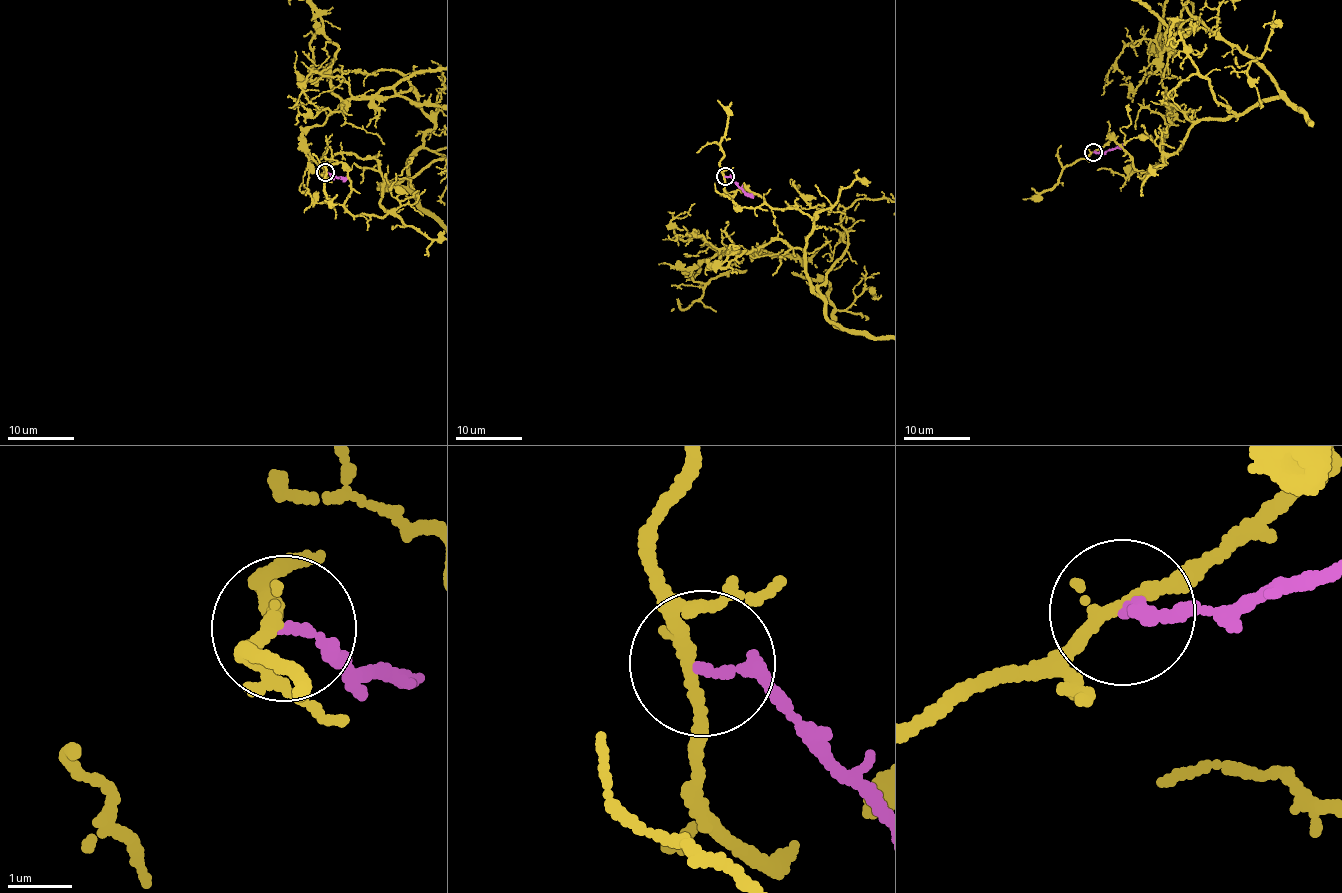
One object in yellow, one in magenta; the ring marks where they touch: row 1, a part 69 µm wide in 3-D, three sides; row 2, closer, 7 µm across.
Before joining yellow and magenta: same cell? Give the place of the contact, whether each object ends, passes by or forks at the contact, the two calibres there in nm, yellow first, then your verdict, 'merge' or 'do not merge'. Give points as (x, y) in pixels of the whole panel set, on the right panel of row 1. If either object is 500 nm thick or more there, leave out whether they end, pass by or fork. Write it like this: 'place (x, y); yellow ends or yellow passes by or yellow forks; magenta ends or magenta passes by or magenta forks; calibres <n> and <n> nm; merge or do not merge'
place (1093, 152); yellow passes by; magenta ends; calibres 190 and 160 nm; do not merge

